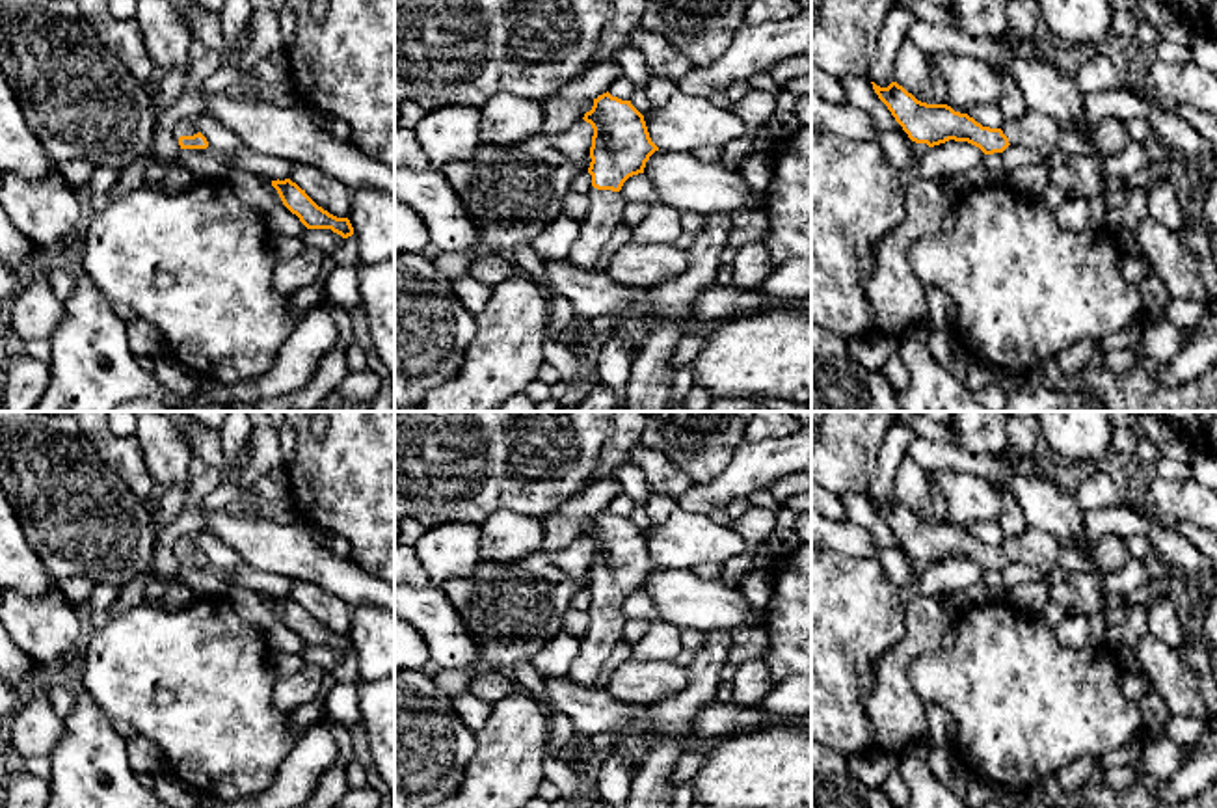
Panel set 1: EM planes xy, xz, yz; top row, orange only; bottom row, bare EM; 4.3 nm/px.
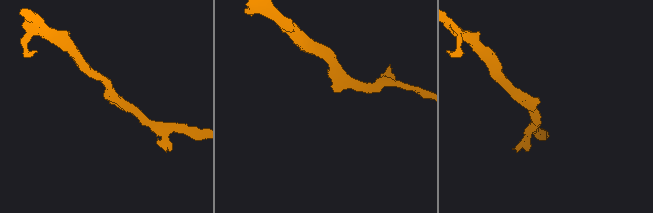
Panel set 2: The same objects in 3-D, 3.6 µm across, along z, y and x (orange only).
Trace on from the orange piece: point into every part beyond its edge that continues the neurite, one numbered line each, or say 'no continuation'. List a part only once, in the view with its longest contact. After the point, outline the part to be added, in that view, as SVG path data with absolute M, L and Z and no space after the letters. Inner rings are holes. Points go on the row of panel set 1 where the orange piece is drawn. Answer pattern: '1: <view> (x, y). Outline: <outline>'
1: xz (605, 213). Outline: M597 190L590 194L590 210L581 222L581 233L568 251L568 261L582 270L594 270L614 229L623 222L622 192Z

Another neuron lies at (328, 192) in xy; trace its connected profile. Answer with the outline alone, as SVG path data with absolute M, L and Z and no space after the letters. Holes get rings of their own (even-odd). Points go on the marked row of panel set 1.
M296 164L288 179L296 182L318 207L337 218L350 220L352 195L341 181L316 166L307 164Z

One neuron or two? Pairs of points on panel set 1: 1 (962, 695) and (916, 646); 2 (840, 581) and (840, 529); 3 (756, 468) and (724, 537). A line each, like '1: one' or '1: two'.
1: two
2: two
3: two

